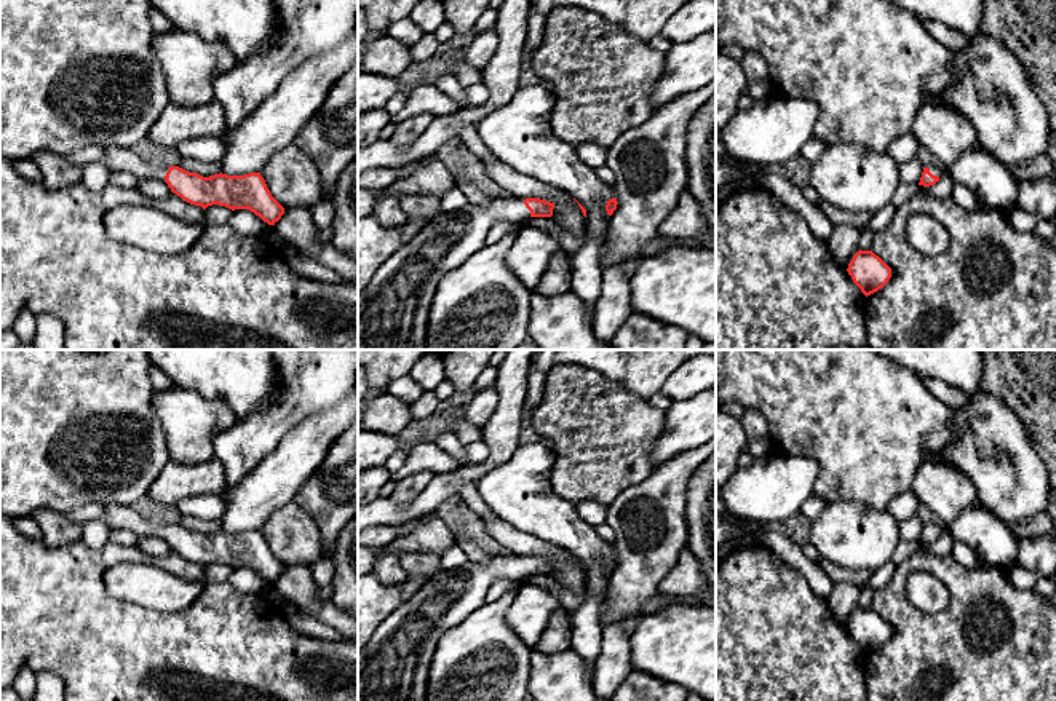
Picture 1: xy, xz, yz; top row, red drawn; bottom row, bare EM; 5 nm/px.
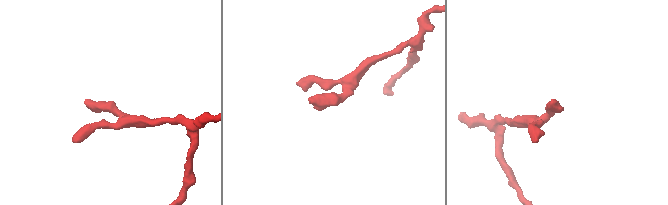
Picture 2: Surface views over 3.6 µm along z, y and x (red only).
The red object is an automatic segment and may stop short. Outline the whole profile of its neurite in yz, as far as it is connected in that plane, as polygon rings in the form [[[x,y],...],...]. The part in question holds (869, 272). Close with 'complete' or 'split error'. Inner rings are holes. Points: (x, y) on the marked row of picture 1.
[[[859,249],[847,271],[866,297],[882,289],[891,278],[891,268],[872,251]]]; complete

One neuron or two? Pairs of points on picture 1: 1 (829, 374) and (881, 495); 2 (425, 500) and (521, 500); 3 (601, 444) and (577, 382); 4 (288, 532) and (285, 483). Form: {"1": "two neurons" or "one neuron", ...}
{"1": "one neuron", "2": "two neurons", "3": "one neuron", "4": "two neurons"}

